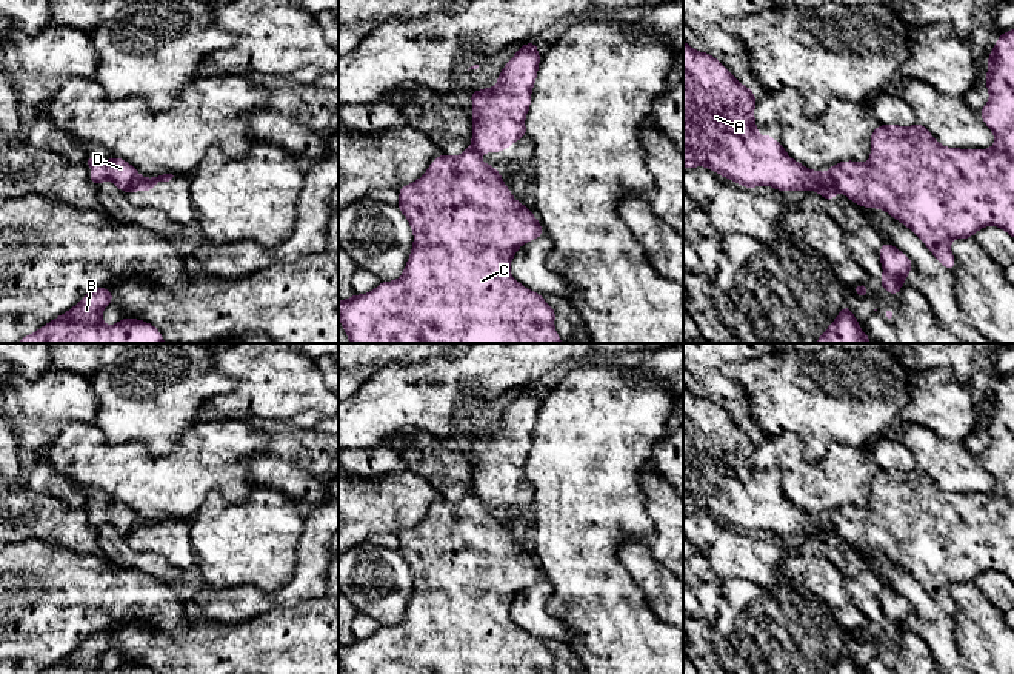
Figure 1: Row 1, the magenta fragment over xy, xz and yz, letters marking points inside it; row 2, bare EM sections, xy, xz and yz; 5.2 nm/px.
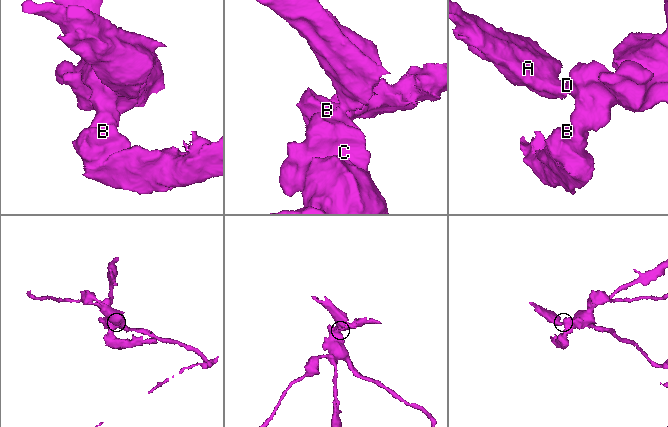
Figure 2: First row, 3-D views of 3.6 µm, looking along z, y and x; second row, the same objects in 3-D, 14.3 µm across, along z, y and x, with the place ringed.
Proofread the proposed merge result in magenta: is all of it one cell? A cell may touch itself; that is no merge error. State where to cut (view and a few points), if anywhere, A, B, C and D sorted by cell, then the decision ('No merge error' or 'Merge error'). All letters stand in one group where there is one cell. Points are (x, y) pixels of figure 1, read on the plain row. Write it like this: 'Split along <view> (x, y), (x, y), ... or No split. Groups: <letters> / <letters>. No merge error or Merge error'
Split along xy (139, 520), (126, 536). Groups: A / B C D. Merge error

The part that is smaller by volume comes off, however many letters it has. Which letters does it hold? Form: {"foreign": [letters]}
{"foreign": ["A"]}

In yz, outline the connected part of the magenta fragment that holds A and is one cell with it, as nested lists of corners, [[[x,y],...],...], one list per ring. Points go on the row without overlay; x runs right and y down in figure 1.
[[[683,385],[683,512],[706,511],[749,534],[766,529],[780,537],[816,536],[826,546],[834,546],[837,532],[825,517],[792,505],[771,477],[765,483],[759,480],[755,448],[752,434],[743,431],[711,399],[699,397]]]

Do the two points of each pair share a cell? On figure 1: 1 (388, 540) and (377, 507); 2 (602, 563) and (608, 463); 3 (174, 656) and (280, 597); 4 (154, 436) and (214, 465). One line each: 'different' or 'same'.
1: different
2: same
3: different
4: different

